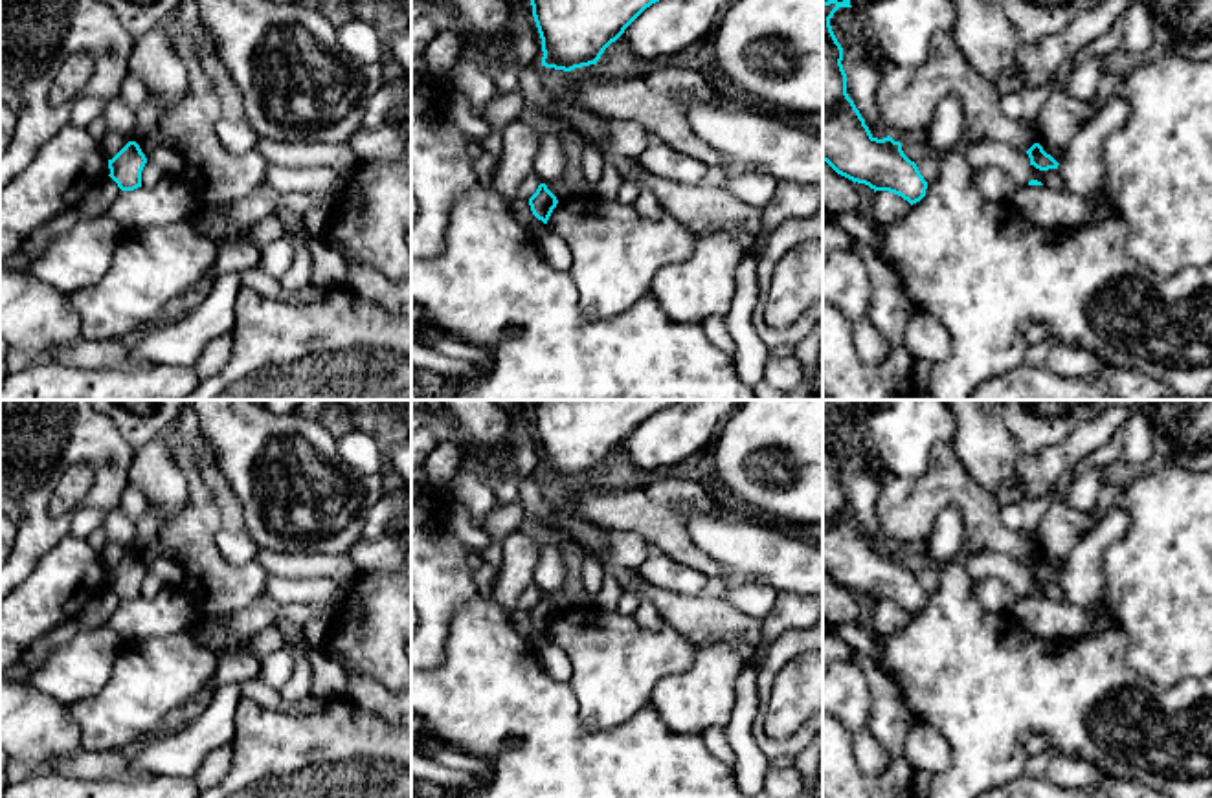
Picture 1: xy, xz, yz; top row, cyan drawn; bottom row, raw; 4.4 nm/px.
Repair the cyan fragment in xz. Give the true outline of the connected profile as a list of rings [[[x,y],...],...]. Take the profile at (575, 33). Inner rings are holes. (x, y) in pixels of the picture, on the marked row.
[[[531,0],[542,66],[571,72],[597,64],[604,50],[659,0]]]

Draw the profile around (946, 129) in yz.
[[[948,94],[937,103],[933,121],[920,138],[935,156],[948,154],[962,139],[964,114],[964,105],[955,94]]]

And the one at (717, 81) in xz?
[[[709,62],[700,70],[709,86],[722,97],[722,99],[727,99],[727,101],[740,101],[740,99],[747,99],[751,103],[758,103],[747,95],[744,95],[742,92],[735,90],[724,75],[720,75]]]

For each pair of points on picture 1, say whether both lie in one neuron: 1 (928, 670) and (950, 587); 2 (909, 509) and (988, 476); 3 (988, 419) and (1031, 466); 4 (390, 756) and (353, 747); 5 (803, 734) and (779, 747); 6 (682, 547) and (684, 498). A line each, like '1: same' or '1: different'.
1: same
2: different
3: different
4: same
5: same
6: same

